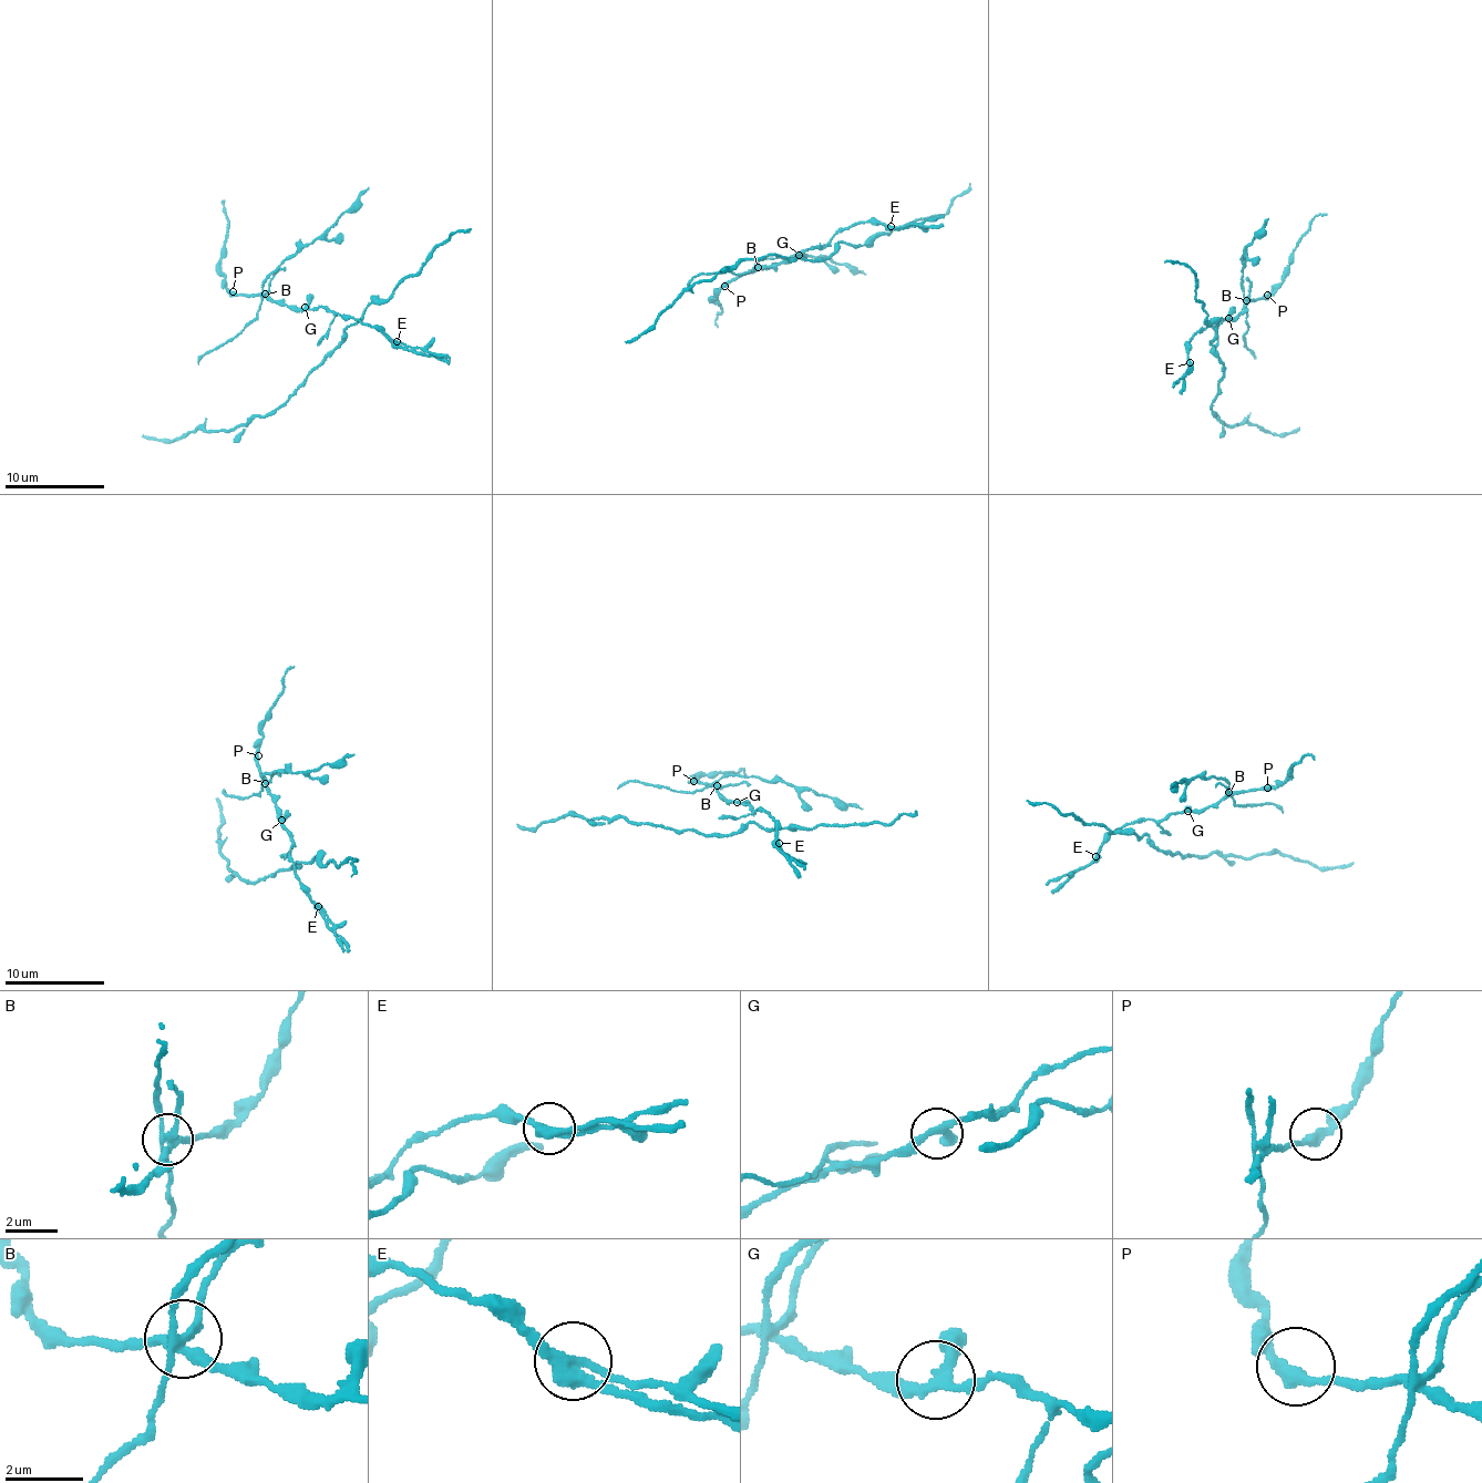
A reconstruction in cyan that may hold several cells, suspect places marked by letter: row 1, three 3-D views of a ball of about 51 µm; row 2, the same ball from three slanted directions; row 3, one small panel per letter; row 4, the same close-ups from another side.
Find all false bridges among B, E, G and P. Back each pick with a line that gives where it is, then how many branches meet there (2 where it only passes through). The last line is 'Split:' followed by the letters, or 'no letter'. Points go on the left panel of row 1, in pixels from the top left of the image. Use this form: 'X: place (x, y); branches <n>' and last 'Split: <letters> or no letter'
B: place (265, 294); branches 5
E: place (397, 341); branches 2
Split: B, E

